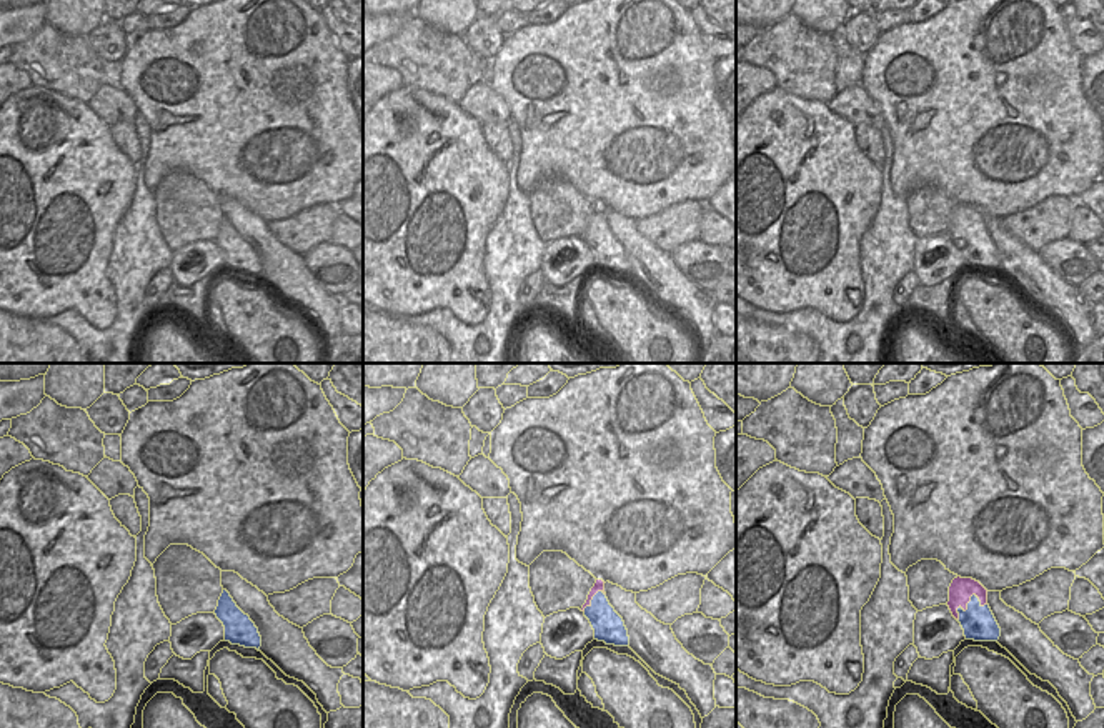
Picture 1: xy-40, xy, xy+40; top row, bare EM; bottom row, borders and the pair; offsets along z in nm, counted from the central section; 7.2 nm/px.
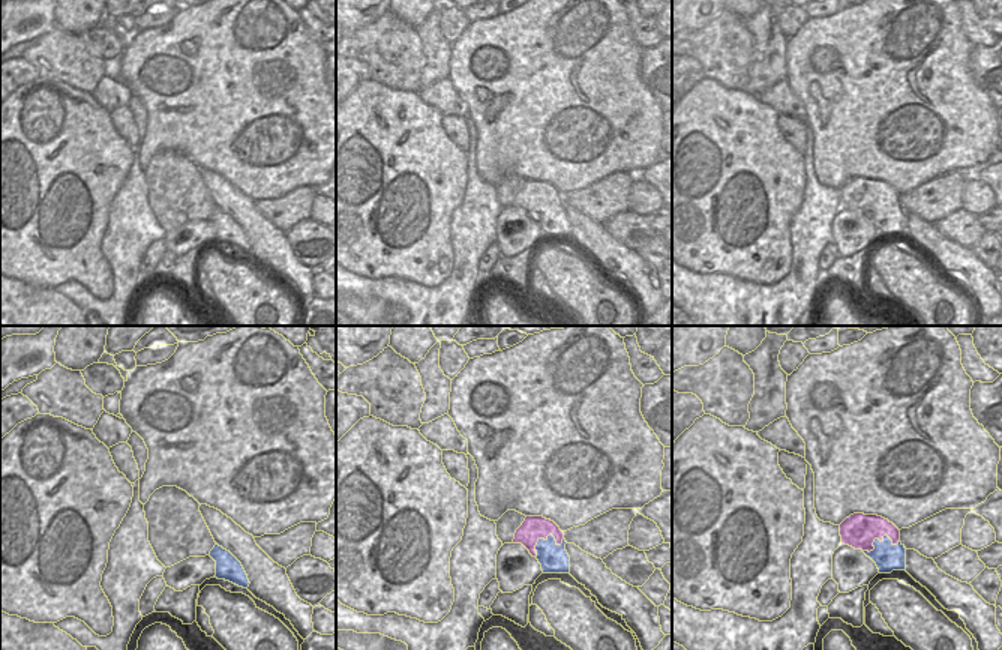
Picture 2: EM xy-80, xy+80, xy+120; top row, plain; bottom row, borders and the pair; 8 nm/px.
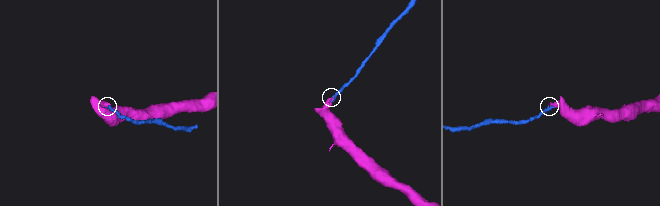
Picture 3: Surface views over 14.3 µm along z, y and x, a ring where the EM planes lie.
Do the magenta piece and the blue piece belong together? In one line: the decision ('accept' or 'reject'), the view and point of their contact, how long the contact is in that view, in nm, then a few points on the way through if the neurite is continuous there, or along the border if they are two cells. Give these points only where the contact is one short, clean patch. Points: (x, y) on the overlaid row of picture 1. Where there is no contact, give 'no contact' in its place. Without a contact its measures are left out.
reject | xy+40 (966, 605) | 240 nm

